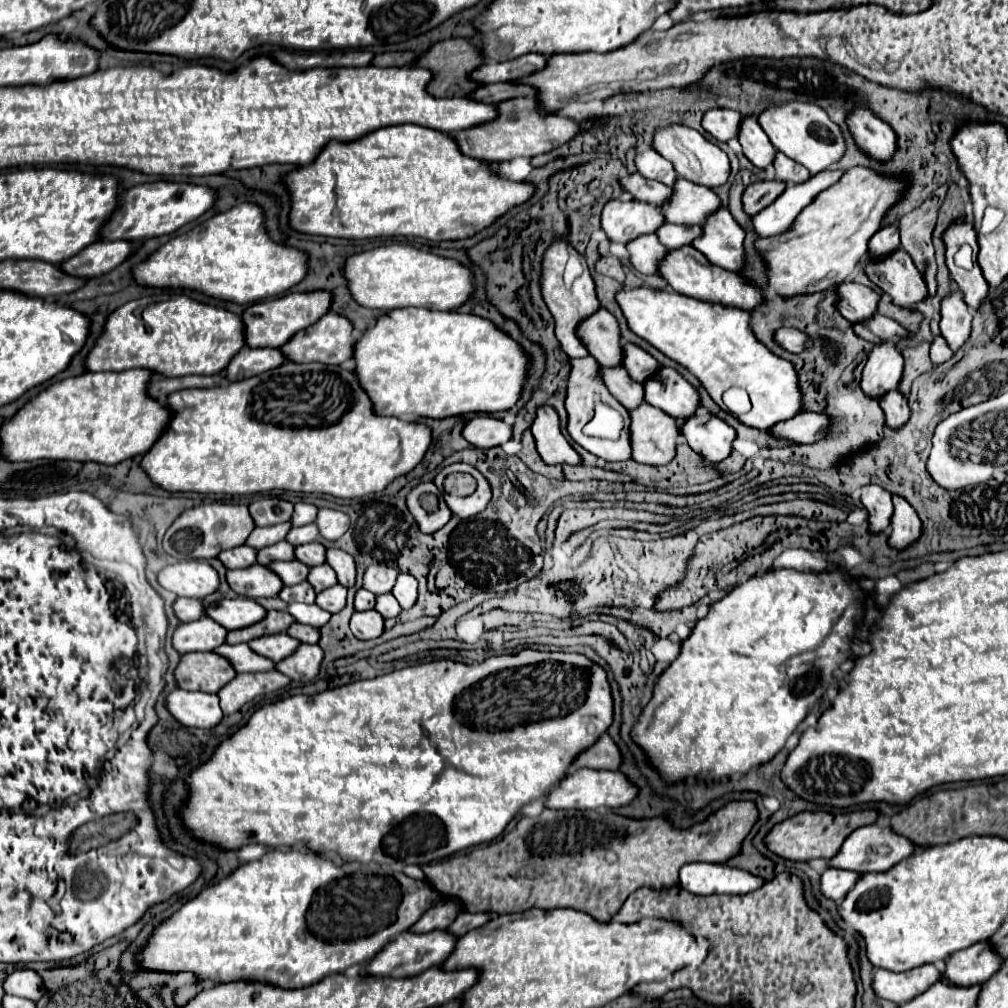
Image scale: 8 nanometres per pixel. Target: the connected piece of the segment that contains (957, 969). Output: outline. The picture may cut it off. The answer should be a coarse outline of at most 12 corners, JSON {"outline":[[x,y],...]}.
{"outline":[[989,941],[953,953],[945,979],[955,985],[989,981],[1003,957]]}

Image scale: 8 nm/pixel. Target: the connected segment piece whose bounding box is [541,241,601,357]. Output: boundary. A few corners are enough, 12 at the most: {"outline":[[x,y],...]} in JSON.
{"outline":[[565,241],[545,253],[543,299],[569,357],[587,357],[577,335],[599,311],[595,283],[583,275],[567,291],[565,263],[577,251]]}

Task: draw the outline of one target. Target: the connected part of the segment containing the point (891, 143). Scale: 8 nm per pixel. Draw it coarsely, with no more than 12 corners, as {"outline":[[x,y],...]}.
{"outline":[[867,109],[849,117],[857,147],[875,159],[895,153],[893,129]]}

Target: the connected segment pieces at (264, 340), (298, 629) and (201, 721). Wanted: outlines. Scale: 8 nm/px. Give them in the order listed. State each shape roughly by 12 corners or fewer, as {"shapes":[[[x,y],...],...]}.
{"shapes":[[[317,289],[251,305],[249,347],[283,347],[331,309]],[[293,623],[287,633],[301,643],[319,643],[319,629]],[[175,689],[167,709],[185,727],[213,729],[219,697]]]}

